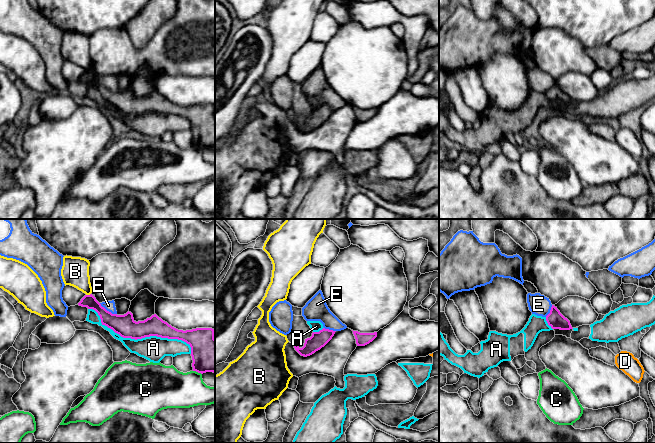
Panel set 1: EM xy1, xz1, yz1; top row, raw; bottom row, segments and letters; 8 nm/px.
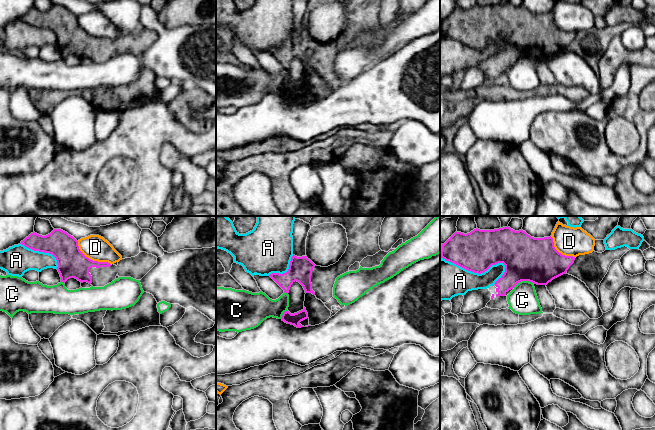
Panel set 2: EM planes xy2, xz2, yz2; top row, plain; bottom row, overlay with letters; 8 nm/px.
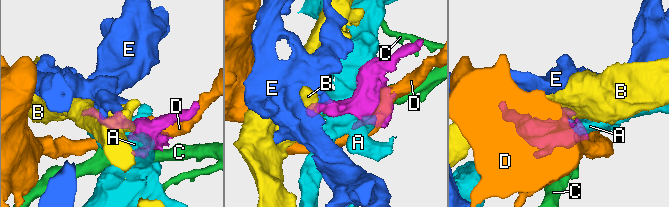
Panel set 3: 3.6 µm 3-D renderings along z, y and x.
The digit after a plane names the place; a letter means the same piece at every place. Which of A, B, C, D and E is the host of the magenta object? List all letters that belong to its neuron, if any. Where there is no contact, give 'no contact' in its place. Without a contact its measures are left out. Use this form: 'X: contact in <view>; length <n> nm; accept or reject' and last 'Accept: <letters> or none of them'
A: contact in xy1; length 900 nm; reject
B: contact in xy1; length 40 nm; reject
C: contact in yz2; length 170 nm; reject
D: contact in xy2; length 320 nm; reject
E: contact in xy1; length 170 nm; reject
Accept: none of them

